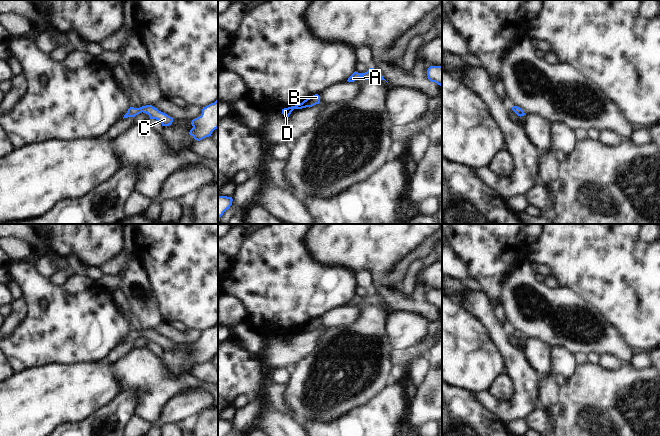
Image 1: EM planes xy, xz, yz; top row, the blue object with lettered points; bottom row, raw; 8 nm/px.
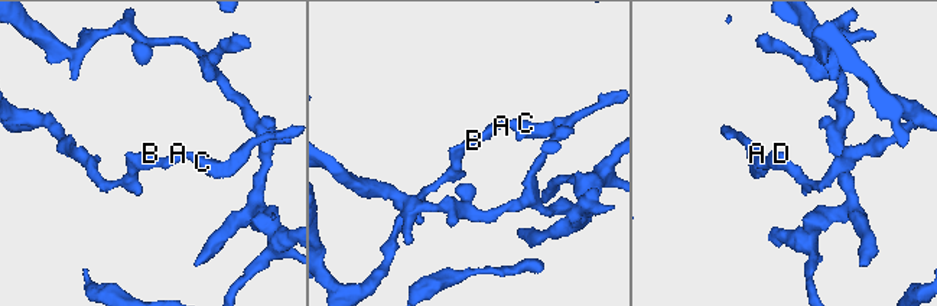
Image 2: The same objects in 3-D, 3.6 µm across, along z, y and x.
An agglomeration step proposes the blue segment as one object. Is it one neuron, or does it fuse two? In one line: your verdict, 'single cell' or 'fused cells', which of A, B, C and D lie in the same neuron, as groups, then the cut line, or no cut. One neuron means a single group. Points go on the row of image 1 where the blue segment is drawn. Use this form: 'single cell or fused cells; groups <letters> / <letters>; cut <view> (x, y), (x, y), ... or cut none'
single cell; groups A B C D; cut none

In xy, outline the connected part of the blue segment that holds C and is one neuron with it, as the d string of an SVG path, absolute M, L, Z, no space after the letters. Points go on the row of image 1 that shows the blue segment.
M146 105L140 108L130 107L127 113L124 115L123 119L128 117L135 117L136 115L142 112L148 114L150 119L158 120L162 124L162 126L169 126L173 122L172 117L159 111L157 108L153 107L152 105Z

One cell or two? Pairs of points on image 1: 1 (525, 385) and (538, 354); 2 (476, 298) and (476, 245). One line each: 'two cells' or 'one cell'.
1: two cells
2: two cells

